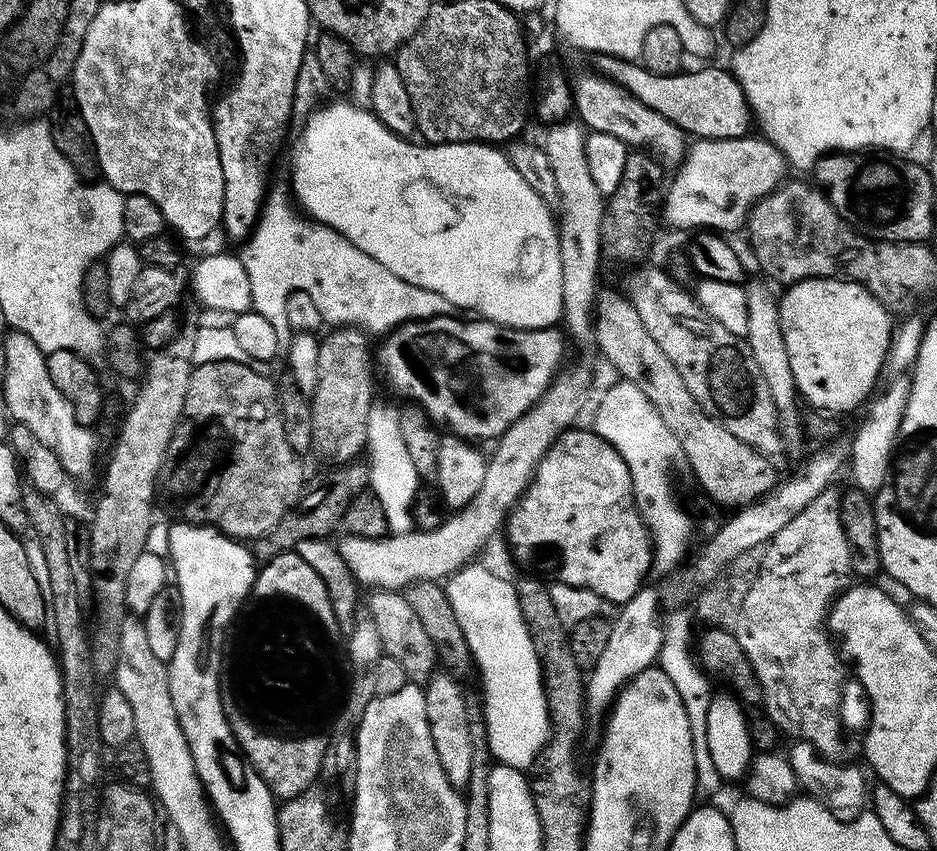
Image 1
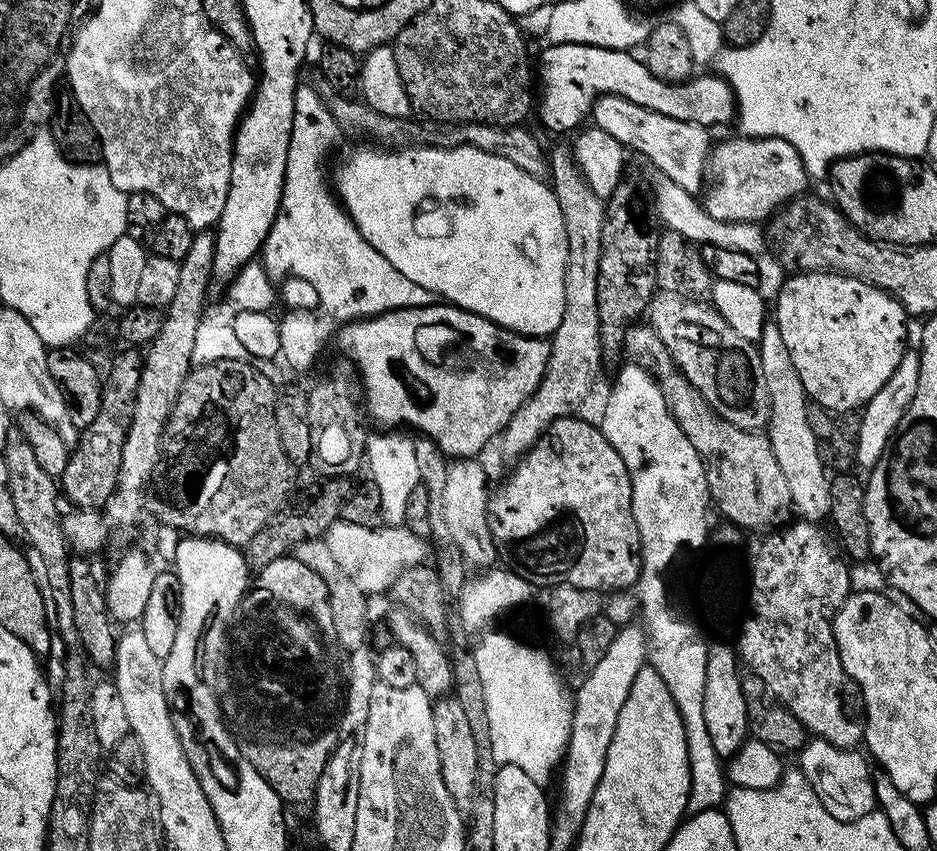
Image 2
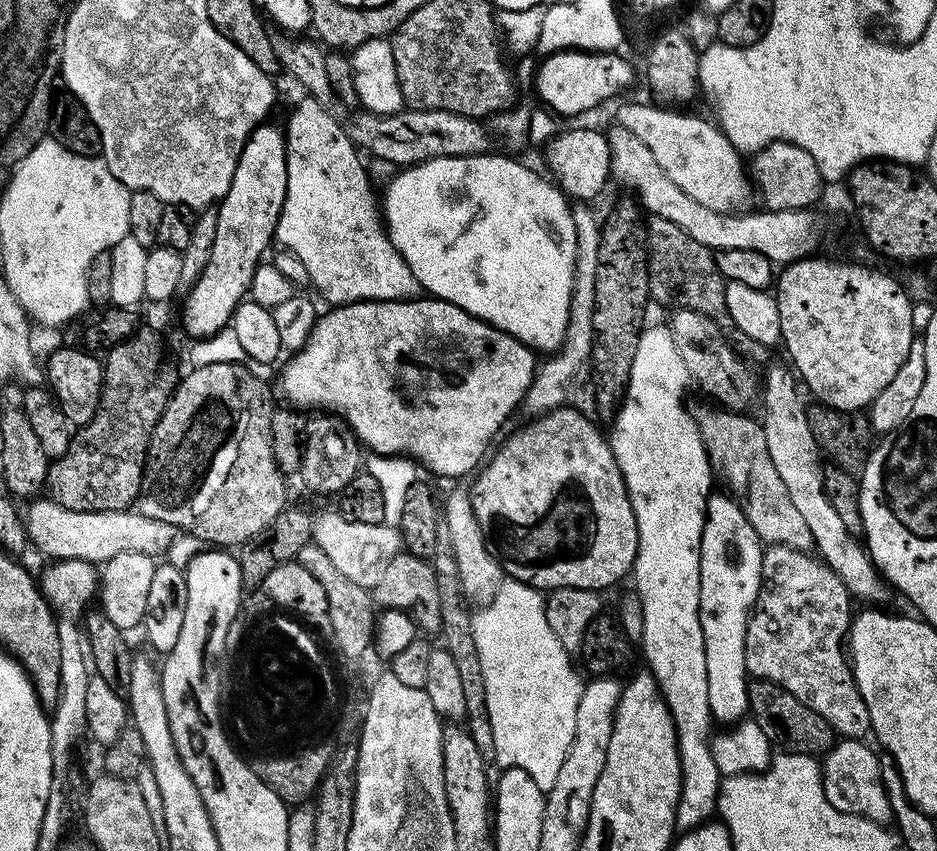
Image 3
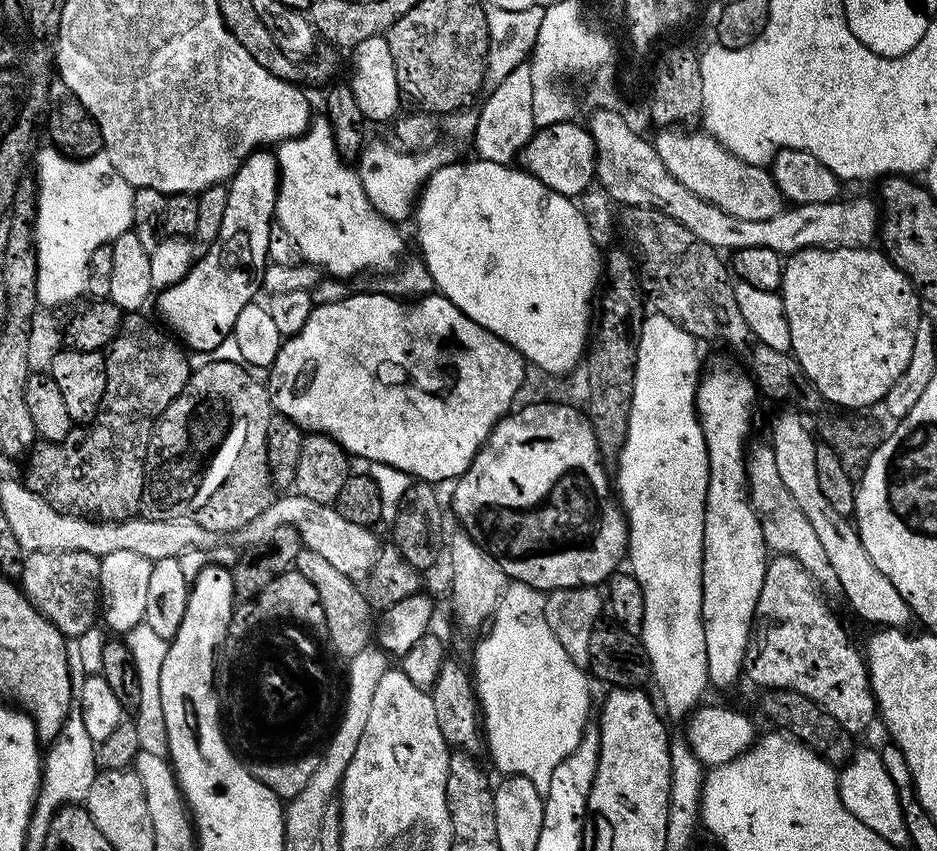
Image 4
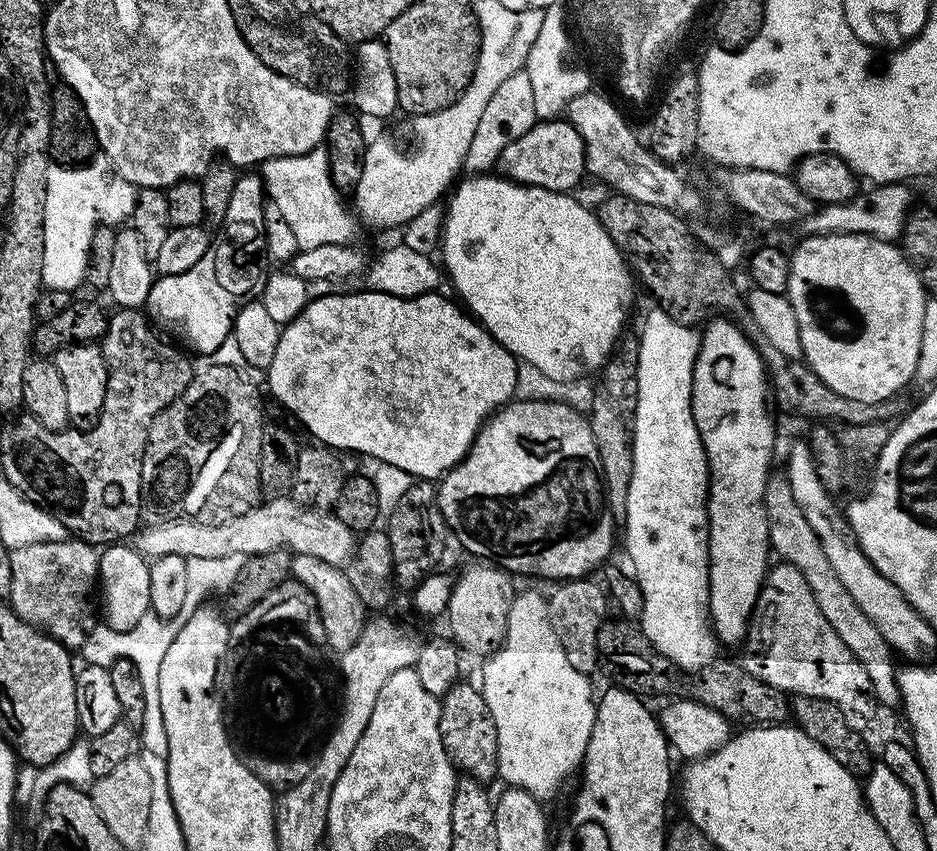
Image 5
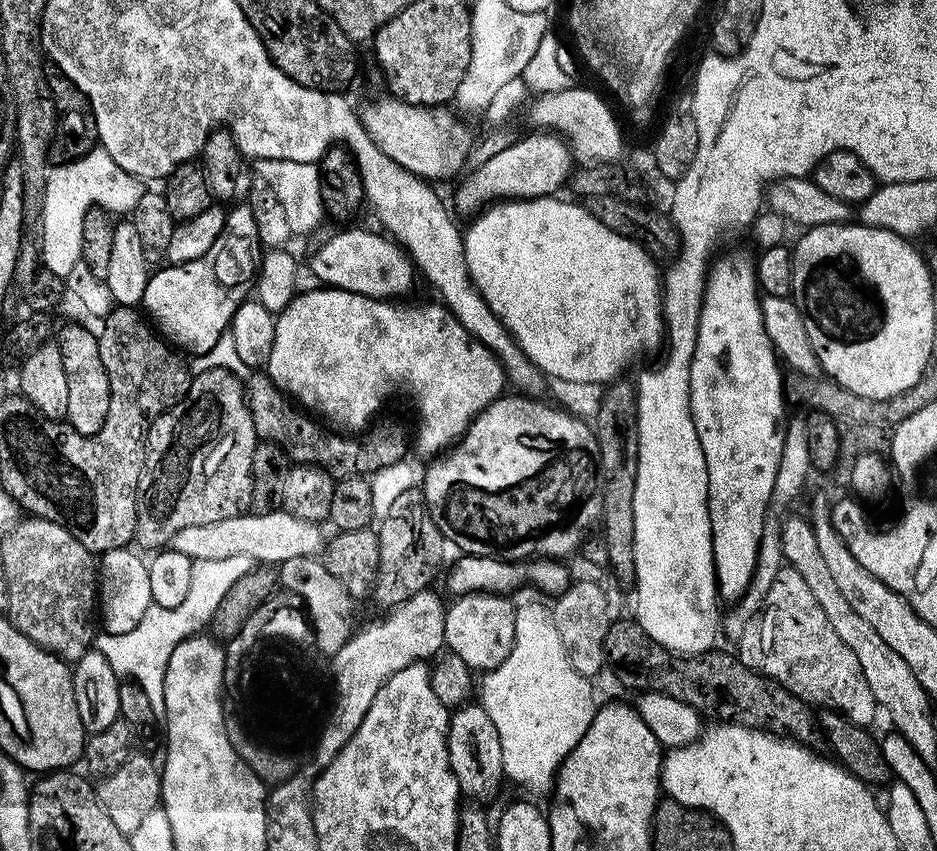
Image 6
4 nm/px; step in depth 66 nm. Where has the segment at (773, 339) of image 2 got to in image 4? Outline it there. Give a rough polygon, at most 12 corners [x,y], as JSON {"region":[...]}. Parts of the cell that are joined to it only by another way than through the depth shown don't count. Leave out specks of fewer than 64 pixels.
{"region":[[795,411],[770,443],[782,483],[872,626],[904,626],[910,609],[874,566],[855,523],[818,486],[817,441]]}

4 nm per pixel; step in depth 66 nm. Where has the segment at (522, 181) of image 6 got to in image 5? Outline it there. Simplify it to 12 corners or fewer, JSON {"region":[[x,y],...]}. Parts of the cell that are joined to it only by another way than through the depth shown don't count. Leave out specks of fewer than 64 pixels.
{"region":[[537,121],[504,148],[507,179],[570,192],[585,175],[581,135]]}

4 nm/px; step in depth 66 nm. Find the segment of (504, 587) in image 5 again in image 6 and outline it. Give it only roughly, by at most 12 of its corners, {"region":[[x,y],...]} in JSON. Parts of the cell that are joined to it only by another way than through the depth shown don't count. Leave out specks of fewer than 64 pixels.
{"region":[[504,594],[457,596],[444,613],[447,651],[480,674],[518,644]]}

